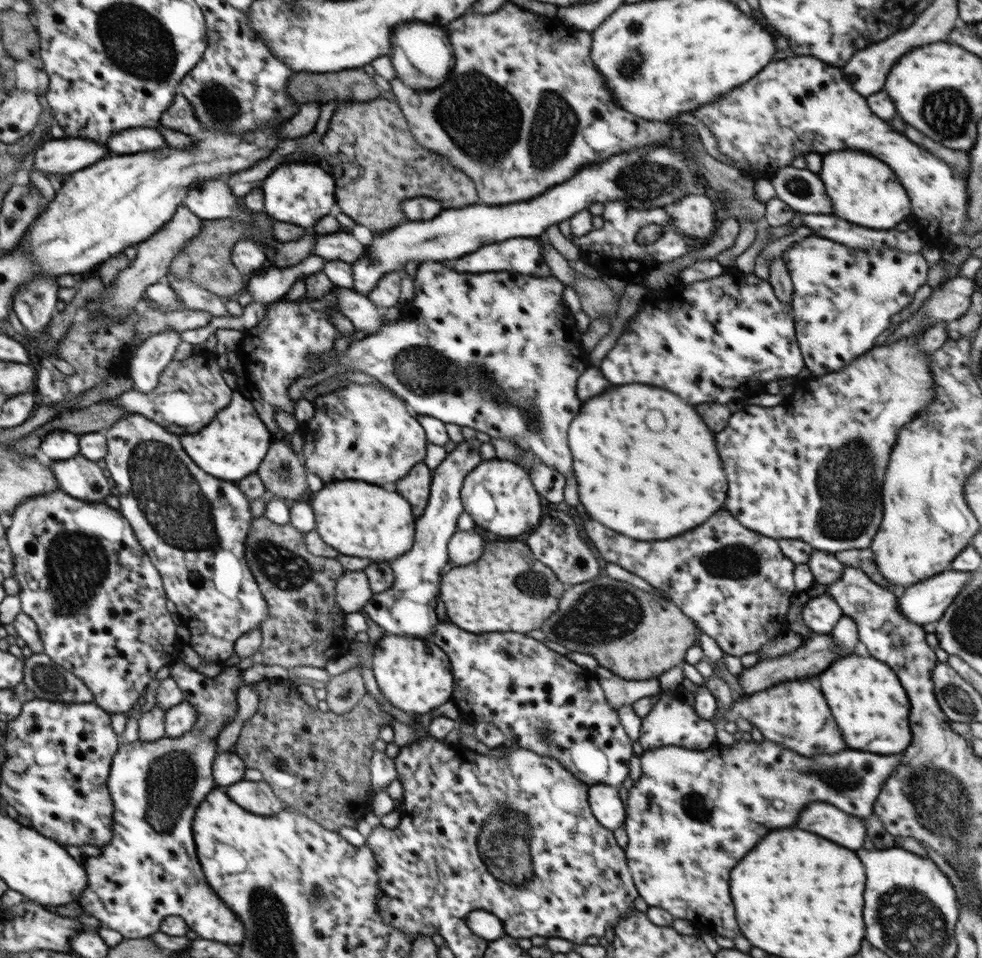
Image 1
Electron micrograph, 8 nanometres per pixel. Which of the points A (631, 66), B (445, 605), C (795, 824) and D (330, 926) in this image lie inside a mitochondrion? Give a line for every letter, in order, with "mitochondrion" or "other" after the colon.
A: mitochondrion
B: other
C: other
D: other

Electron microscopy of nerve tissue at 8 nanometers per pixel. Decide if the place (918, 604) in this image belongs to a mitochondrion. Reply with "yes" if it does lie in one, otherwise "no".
no

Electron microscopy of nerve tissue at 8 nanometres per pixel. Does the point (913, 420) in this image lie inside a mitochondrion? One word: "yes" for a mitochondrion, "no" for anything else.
no

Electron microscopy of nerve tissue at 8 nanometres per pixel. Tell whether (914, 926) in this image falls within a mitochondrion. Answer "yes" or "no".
yes

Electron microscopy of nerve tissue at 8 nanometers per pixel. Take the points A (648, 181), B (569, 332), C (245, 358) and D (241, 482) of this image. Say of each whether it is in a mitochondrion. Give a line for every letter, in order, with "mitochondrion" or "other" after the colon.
A: mitochondrion
B: other
C: other
D: other

